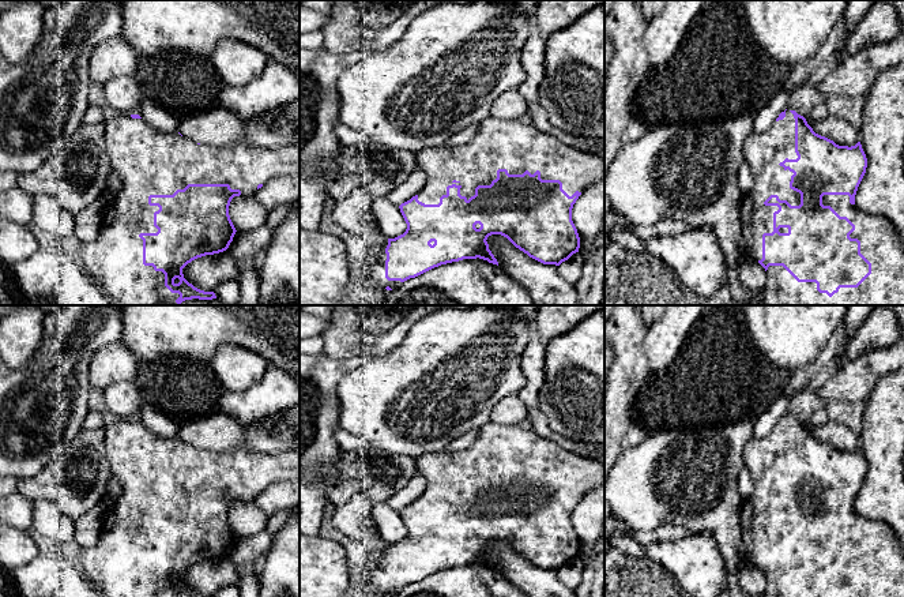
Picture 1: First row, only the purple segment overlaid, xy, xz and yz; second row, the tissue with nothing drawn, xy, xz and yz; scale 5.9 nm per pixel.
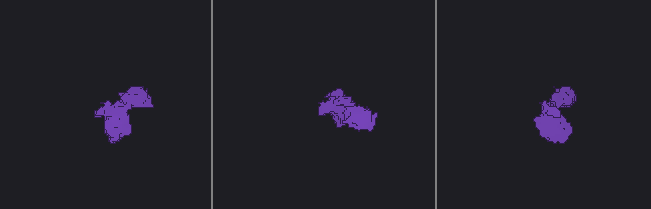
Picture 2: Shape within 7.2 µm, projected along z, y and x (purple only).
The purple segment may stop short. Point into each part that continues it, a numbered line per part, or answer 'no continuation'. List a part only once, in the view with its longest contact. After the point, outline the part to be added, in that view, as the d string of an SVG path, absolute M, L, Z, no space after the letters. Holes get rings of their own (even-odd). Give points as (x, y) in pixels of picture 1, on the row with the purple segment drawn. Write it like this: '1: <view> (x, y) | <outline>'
1: xy (149, 162) | M120 113L105 124L105 142L112 170L121 179L121 189L105 207L98 236L93 241L82 241L83 266L90 271L98 286L106 296L124 305L178 305L178 293L172 293L165 286L165 274L155 271L152 266L143 264L143 240L140 233L157 233L154 226L154 213L158 206L148 204L150 195L173 195L177 189L184 189L188 184L229 184L231 189L240 189L241 195L253 196L259 184L265 184L282 174L300 173L300 142L290 143L282 149L270 150L241 142L230 146L206 146L181 136L178 132L157 131L142 119L132 119L131 113Z

